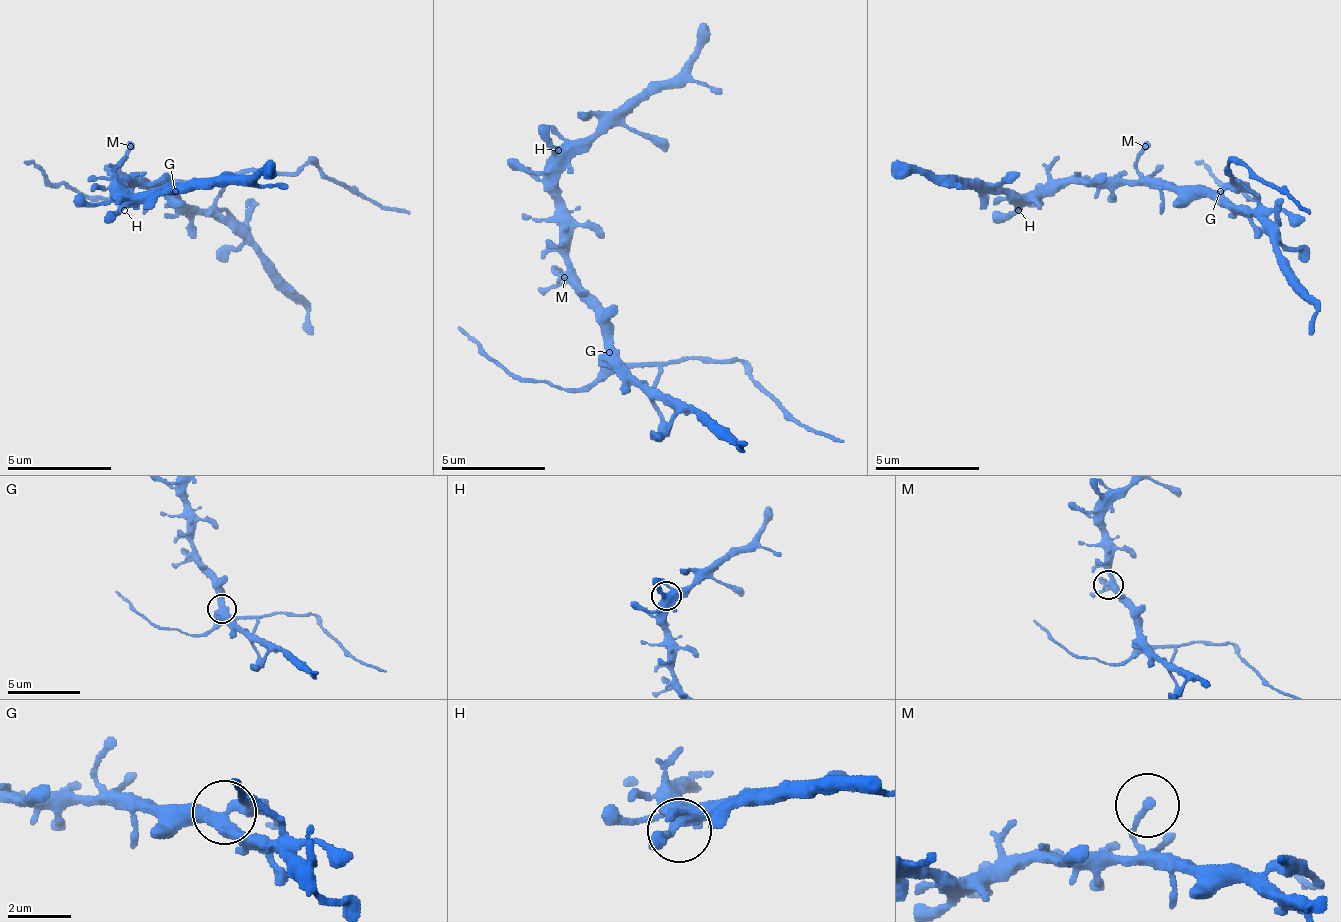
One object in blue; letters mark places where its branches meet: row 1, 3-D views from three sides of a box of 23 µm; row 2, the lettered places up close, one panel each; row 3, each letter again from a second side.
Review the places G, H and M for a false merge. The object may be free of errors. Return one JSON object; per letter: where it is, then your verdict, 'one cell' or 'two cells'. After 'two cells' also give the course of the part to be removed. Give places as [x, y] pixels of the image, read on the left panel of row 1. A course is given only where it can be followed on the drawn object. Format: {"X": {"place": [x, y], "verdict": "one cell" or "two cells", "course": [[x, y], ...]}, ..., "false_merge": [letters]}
{"G": {"place": [175, 191], "verdict": "two cells", "course": [[176, 189], [181, 184], [218, 184], [254, 168], [296, 174], [307, 163], [369, 200], [411, 215]]}, "H": {"place": [124, 210], "verdict": "one cell"}, "M": {"place": [130, 146], "verdict": "one cell"}, "false_merge": ["G"]}

